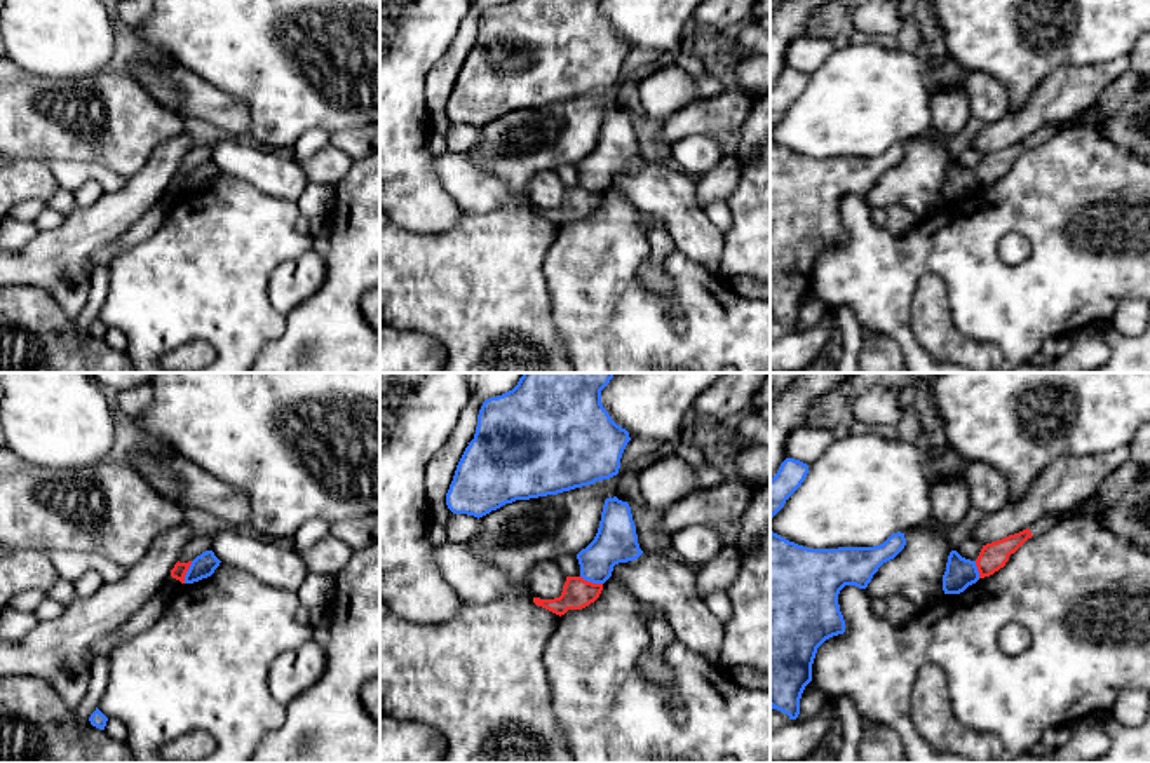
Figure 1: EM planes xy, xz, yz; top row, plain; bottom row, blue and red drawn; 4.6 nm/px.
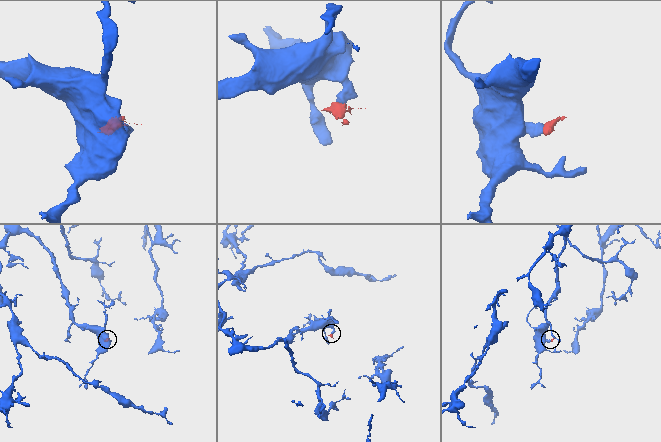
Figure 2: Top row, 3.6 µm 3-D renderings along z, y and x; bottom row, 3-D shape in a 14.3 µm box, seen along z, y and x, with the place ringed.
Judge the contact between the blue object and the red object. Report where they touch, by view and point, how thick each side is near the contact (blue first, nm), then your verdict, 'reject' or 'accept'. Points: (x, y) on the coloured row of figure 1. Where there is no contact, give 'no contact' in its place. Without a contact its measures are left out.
contact xy (187, 572); calibres 110 and 70 nm; reject

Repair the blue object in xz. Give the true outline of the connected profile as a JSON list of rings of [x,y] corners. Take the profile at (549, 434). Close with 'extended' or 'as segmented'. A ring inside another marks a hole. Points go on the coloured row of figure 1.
[[[523,373],[518,385],[483,402],[474,439],[465,448],[450,490],[446,505],[453,514],[483,517],[516,500],[558,495],[594,484],[619,474],[622,453],[631,441],[601,404],[601,390],[615,373]]]; as segmented

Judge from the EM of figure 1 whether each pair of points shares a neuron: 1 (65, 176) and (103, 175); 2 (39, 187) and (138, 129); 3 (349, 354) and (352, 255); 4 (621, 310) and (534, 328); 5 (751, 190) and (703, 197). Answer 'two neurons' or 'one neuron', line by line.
1: one neuron
2: two neurons
3: one neuron
4: two neurons
5: two neurons

